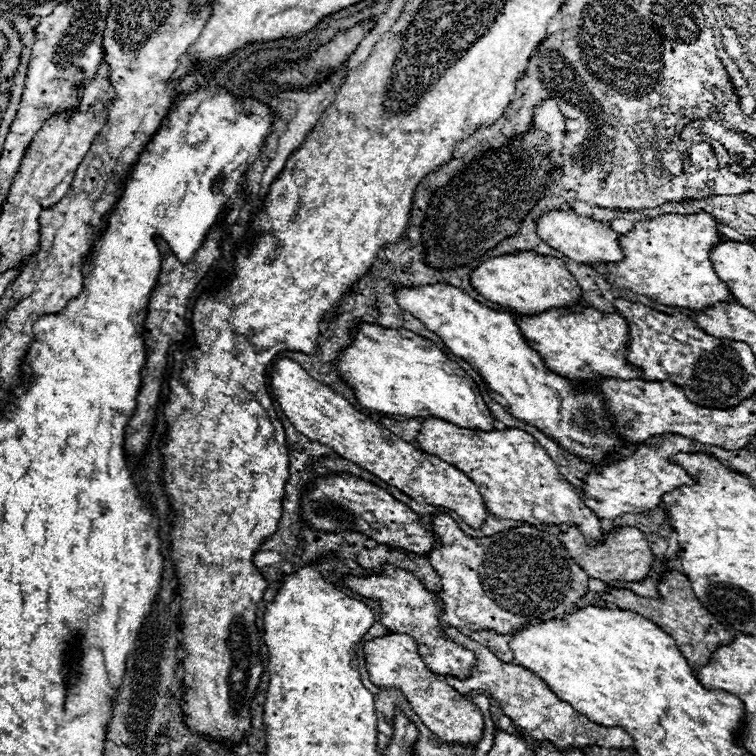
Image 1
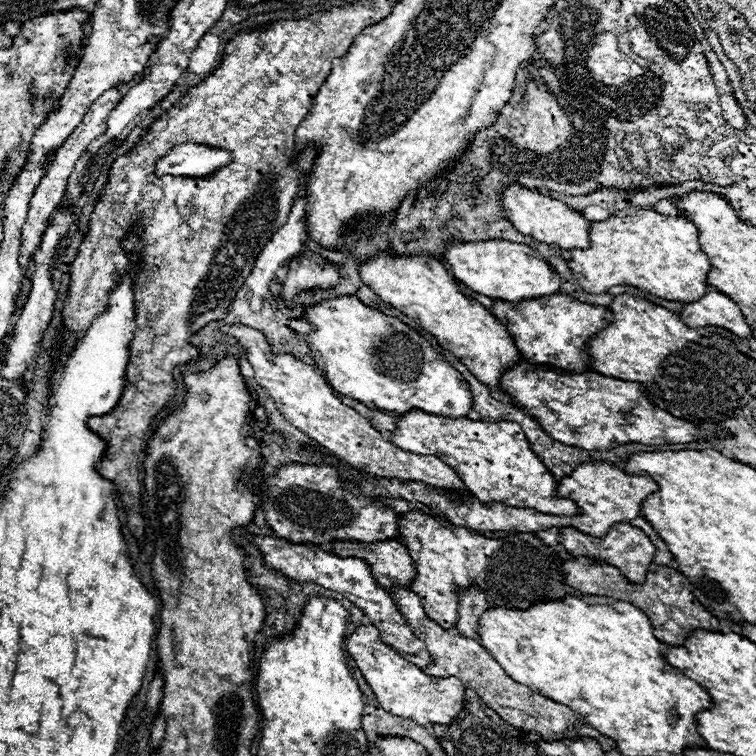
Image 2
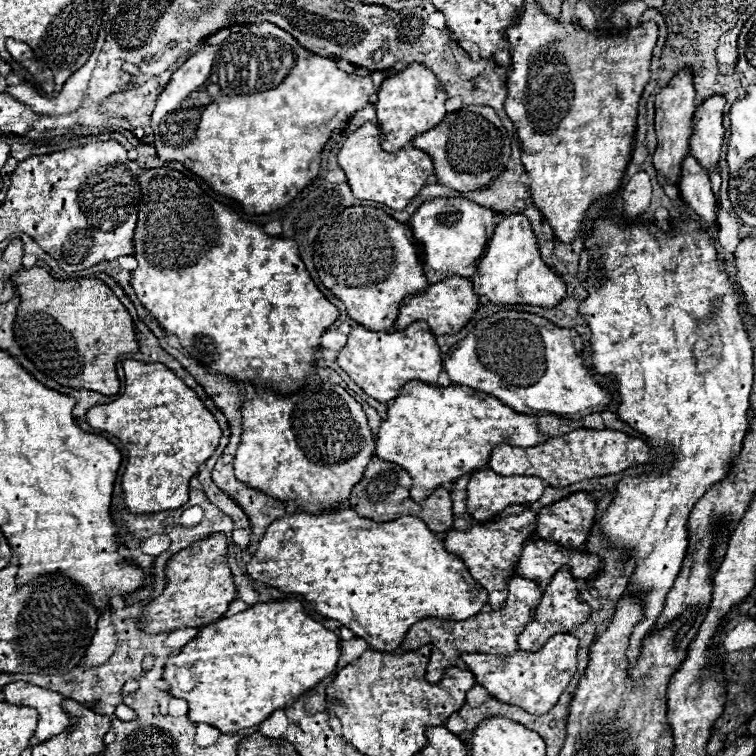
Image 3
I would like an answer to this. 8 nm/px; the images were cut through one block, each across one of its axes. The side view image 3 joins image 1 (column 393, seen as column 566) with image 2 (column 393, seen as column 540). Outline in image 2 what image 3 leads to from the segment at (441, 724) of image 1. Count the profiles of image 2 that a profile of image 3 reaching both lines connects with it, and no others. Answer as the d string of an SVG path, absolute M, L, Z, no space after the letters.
M358 626L346 640L346 650L354 658L356 666L364 674L366 682L378 696L382 708L396 716L408 716L420 726L430 724L454 724L464 710L464 684L458 678L436 678L424 674L416 664L402 658L392 646L380 640L378 630L370 626Z

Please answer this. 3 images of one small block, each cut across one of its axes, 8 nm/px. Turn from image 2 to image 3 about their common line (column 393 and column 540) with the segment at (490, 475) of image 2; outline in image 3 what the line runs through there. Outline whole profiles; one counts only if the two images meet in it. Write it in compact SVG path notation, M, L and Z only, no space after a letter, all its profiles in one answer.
M406 382L388 406L388 416L378 428L374 454L400 464L412 476L412 500L424 500L434 488L486 466L494 446L508 444L528 448L542 444L544 438L536 426L536 416L518 414L490 394L468 386Z

